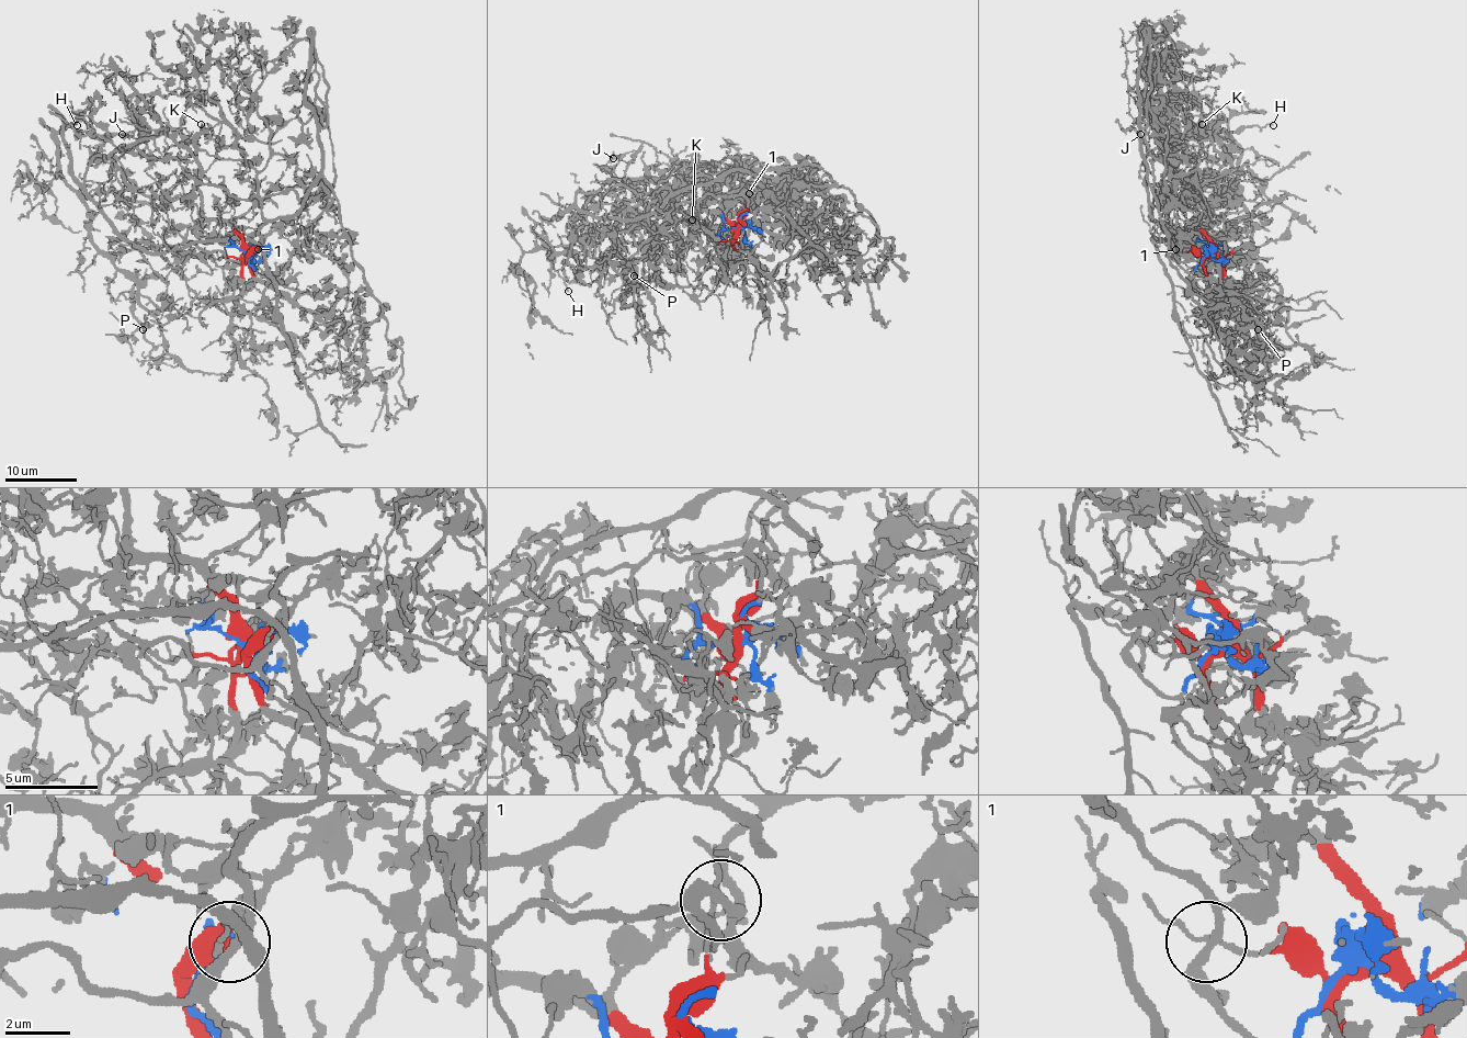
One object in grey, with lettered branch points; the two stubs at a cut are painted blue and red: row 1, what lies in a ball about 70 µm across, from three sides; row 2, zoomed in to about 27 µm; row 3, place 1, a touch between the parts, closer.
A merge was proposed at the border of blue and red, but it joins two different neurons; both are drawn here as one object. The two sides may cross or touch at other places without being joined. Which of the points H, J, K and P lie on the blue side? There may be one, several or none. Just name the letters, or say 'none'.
K

